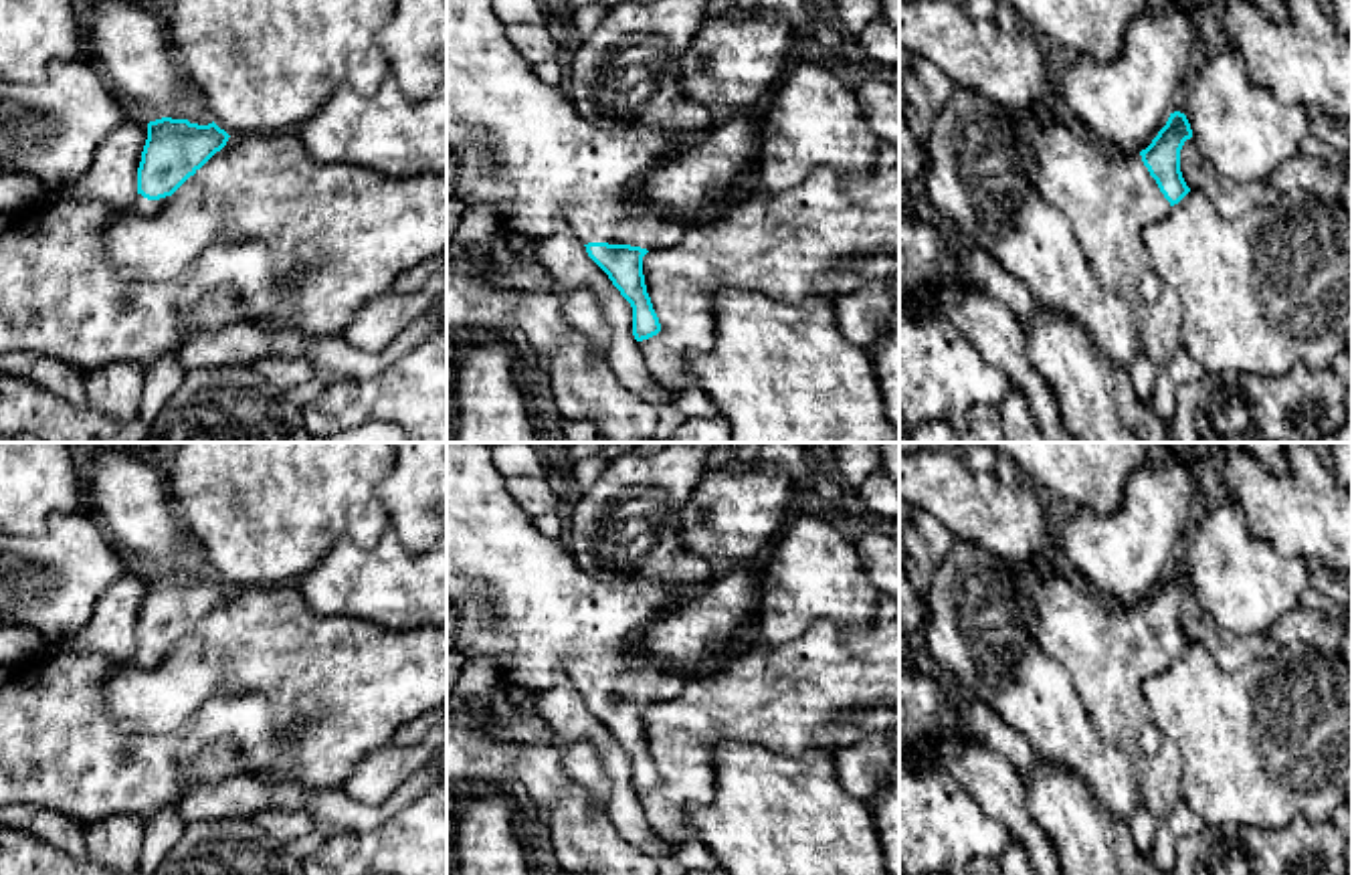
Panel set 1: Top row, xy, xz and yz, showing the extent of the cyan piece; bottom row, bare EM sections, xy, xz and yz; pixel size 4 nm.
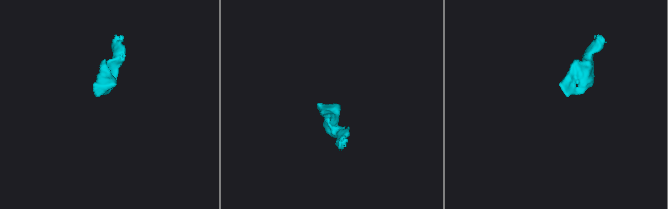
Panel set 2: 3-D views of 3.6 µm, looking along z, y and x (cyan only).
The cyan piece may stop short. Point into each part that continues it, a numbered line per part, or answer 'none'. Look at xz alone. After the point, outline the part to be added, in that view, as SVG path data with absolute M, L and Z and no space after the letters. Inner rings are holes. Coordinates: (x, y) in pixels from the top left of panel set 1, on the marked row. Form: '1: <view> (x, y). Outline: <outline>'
1: xz (516, 140). Outline: M447 0L447 148L451 150L457 172L455 172L455 184L451 198L455 202L463 202L467 208L475 204L489 204L497 202L503 206L503 212L499 216L499 222L505 224L511 230L523 232L527 236L534 236L538 240L546 238L554 222L558 218L566 220L582 245L588 242L608 242L608 245L631 245L651 251L665 251L671 247L677 247L685 240L687 230L703 222L707 216L701 218L665 218L655 214L649 206L637 204L633 200L635 190L639 188L641 180L655 170L665 158L677 154L687 143L687 137L663 131L663 129L649 129L645 125L637 127L600 127L590 123L586 117L582 117L566 89L566 85L548 85L544 83L532 65L527 65L517 51L509 44L505 36L505 24L495 16L491 0Z

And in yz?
1: yz (1108, 201). Outline: M1075 125L1035 129L1037 192L1071 224L1075 240L1097 283L1132 311L1144 354L1160 368L1180 350L1182 301L1154 269L1144 230L1172 206L1142 162L1140 152L1116 158Z

